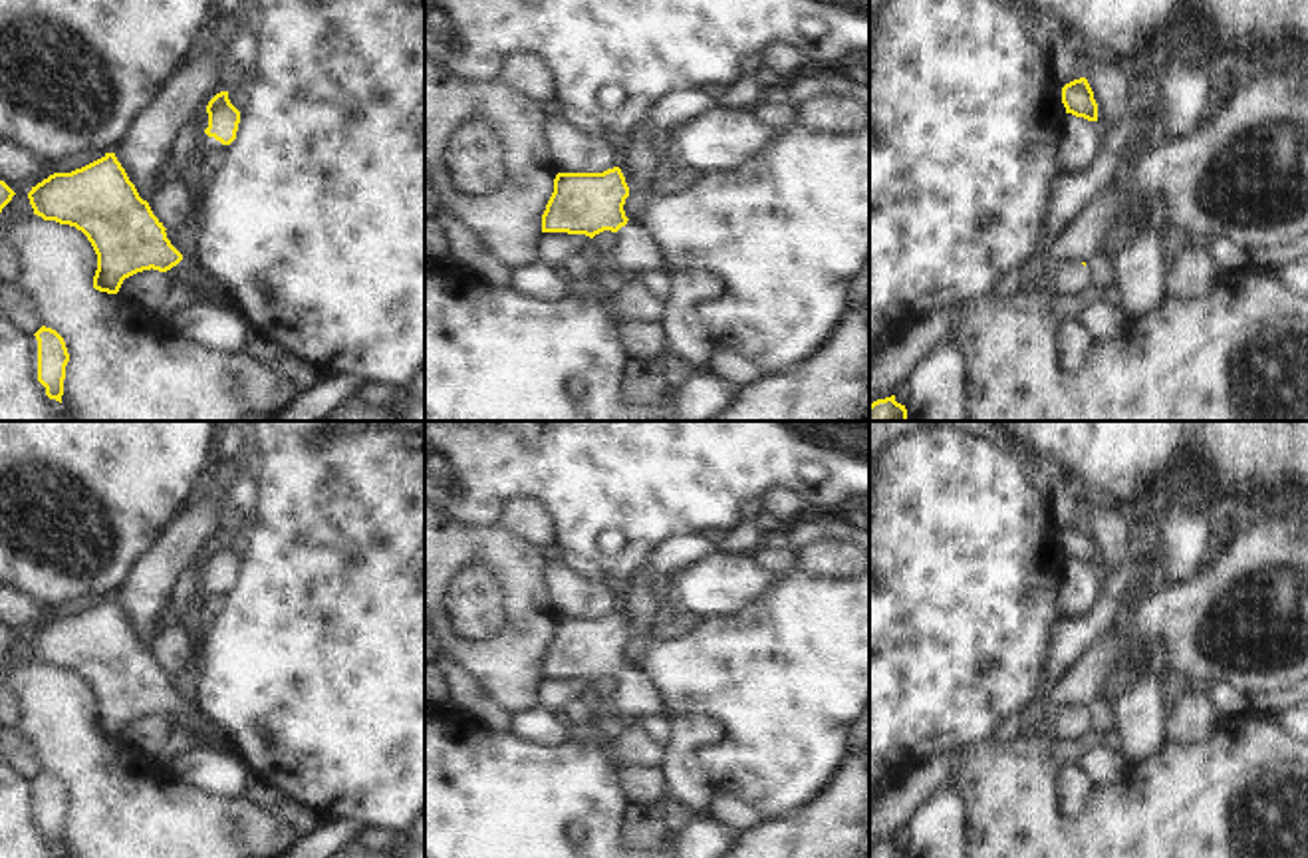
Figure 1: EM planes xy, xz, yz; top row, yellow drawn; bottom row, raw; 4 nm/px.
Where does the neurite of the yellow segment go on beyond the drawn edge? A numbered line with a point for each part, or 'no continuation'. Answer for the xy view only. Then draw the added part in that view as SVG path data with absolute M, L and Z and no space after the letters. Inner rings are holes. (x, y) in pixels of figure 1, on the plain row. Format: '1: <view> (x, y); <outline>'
1: xy (197, 719); M183 701L183 705L177 709L179 715L185 715L191 723L189 731L198 733L206 729L212 721L195 705Z

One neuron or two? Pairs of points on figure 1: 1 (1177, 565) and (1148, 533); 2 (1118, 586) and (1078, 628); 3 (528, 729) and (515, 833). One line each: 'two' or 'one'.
1: two
2: one
3: two

